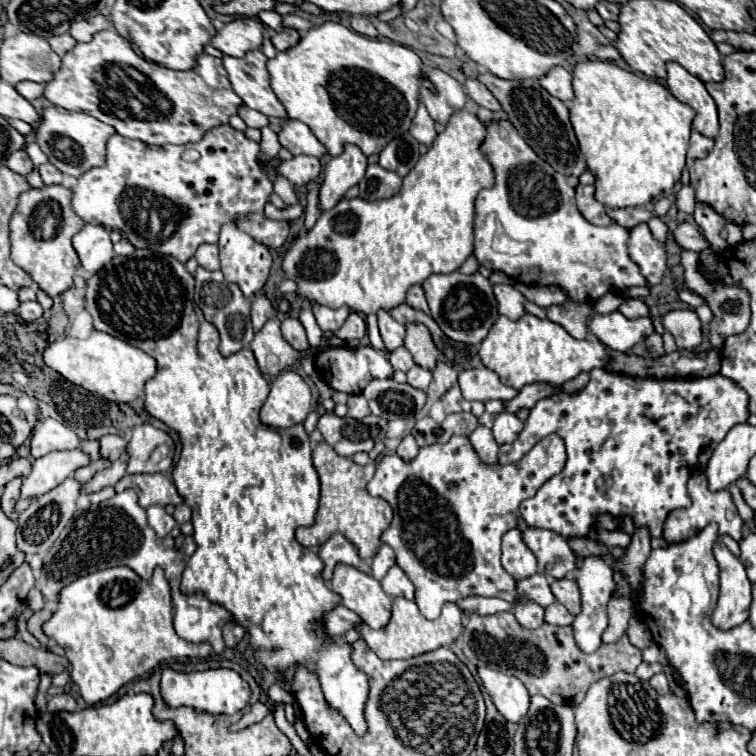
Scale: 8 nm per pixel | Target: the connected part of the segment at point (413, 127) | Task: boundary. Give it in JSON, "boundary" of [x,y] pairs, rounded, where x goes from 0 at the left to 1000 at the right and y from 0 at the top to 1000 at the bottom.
{"boundary":[[[558,135],[553,138],[550,153],[545,156],[545,164],[542,164],[542,177],[545,177],[553,188],[558,188],[558,190],[563,190],[563,193],[569,193],[569,190],[571,190],[571,185],[577,183],[574,159],[569,156],[569,151],[566,151],[566,146],[563,146],[563,140],[561,140]]]}

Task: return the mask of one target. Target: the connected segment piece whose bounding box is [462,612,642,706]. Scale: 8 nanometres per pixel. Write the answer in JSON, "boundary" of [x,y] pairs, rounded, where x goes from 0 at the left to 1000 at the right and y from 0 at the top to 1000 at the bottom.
{"boundary":[[[661,810],[653,815],[622,812],[616,817],[611,841],[611,860],[624,878],[683,894],[704,921],[717,918],[735,931],[751,934],[765,934],[772,926],[780,905],[788,899],[810,894],[820,886],[839,892],[849,876],[849,862],[831,849],[831,841],[815,852],[796,852],[783,865],[772,865],[762,857],[754,828],[717,825],[709,836],[698,836],[696,831],[688,831],[677,810]]]}

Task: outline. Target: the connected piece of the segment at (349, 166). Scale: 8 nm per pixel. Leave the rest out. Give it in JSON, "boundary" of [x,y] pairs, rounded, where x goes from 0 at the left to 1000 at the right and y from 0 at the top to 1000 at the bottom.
{"boundary":[[[458,190],[455,201],[429,220],[429,241],[423,249],[423,275],[442,275],[458,254],[481,235],[484,206],[468,190]]]}

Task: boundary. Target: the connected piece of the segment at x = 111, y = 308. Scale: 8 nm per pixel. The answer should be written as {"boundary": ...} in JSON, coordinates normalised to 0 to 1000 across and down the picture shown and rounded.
{"boundary":[[[193,328],[190,331],[177,331],[177,336],[172,336],[172,339],[151,339],[138,354],[132,354],[127,362],[122,362],[114,370],[114,410],[119,413],[119,418],[124,423],[124,434],[132,437],[132,439],[148,442],[148,444],[153,444],[153,447],[159,447],[159,450],[190,463],[196,471],[201,471],[209,479],[206,497],[201,503],[196,503],[196,508],[193,508],[190,537],[193,537],[193,545],[201,553],[214,556],[222,566],[233,569],[235,577],[238,577],[241,598],[238,598],[238,608],[230,616],[228,632],[230,632],[230,640],[233,640],[238,656],[243,659],[243,664],[254,672],[254,693],[257,693],[257,714],[259,714],[259,730],[246,743],[246,754],[241,759],[241,783],[267,780],[280,796],[288,796],[288,799],[299,802],[307,810],[310,820],[328,833],[331,854],[336,857],[336,868],[354,886],[370,892],[386,878],[402,878],[402,881],[418,886],[431,926],[439,931],[439,937],[444,937],[444,939],[450,939],[455,944],[455,950],[460,952],[460,958],[468,963],[471,971],[481,971],[484,968],[484,958],[481,958],[479,939],[481,939],[481,926],[487,923],[487,897],[466,878],[466,873],[463,873],[463,865],[466,865],[463,852],[458,852],[458,849],[455,852],[431,849],[429,836],[418,833],[423,828],[426,812],[434,804],[442,804],[444,799],[450,799],[450,788],[444,788],[431,775],[431,770],[426,767],[423,757],[426,757],[429,746],[421,738],[421,733],[407,728],[407,725],[402,725],[402,722],[397,722],[392,717],[392,712],[389,712],[389,701],[394,696],[410,696],[415,690],[415,683],[418,683],[418,675],[421,675],[421,656],[423,656],[423,635],[421,635],[418,619],[413,614],[413,595],[410,595],[407,574],[402,571],[399,561],[394,561],[392,566],[368,569],[368,566],[354,566],[352,561],[344,558],[341,545],[344,545],[344,537],[352,529],[352,521],[357,519],[357,513],[354,513],[354,505],[349,503],[349,497],[341,489],[339,474],[333,471],[333,466],[328,460],[320,460],[317,466],[312,466],[307,471],[294,471],[291,463],[288,463],[288,437],[286,437],[283,429],[278,429],[270,421],[267,410],[257,402],[254,389],[257,389],[257,365],[246,357],[246,352],[230,339],[217,339],[217,336],[193,331]]]}

